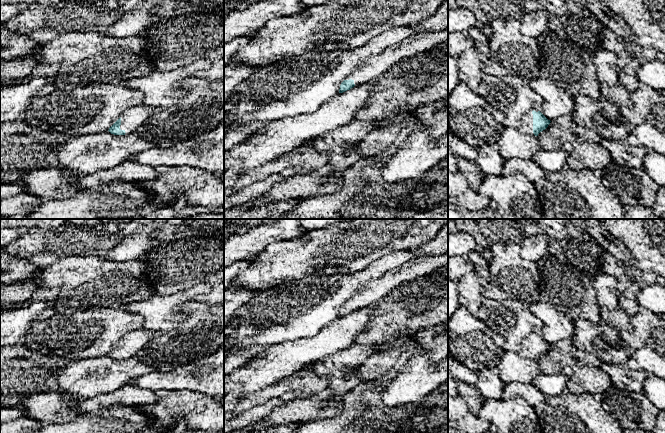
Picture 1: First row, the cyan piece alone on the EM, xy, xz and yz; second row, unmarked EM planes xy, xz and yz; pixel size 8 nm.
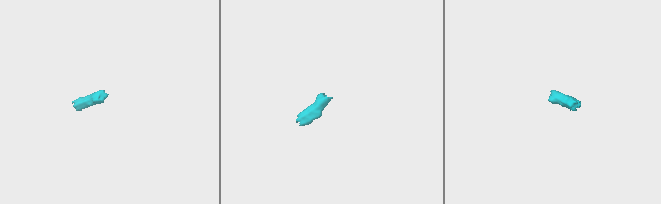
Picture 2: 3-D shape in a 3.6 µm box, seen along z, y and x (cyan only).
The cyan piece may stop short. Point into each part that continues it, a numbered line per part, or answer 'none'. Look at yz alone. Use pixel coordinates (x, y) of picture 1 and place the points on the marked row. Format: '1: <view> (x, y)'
1: yz (526, 126)

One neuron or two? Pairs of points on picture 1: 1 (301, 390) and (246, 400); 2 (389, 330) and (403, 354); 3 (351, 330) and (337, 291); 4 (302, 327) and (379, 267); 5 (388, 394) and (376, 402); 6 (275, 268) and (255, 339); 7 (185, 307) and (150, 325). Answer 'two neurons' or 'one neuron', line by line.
1: one neuron
2: two neurons
3: two neurons
4: one neuron
5: two neurons
6: two neurons
7: one neuron

